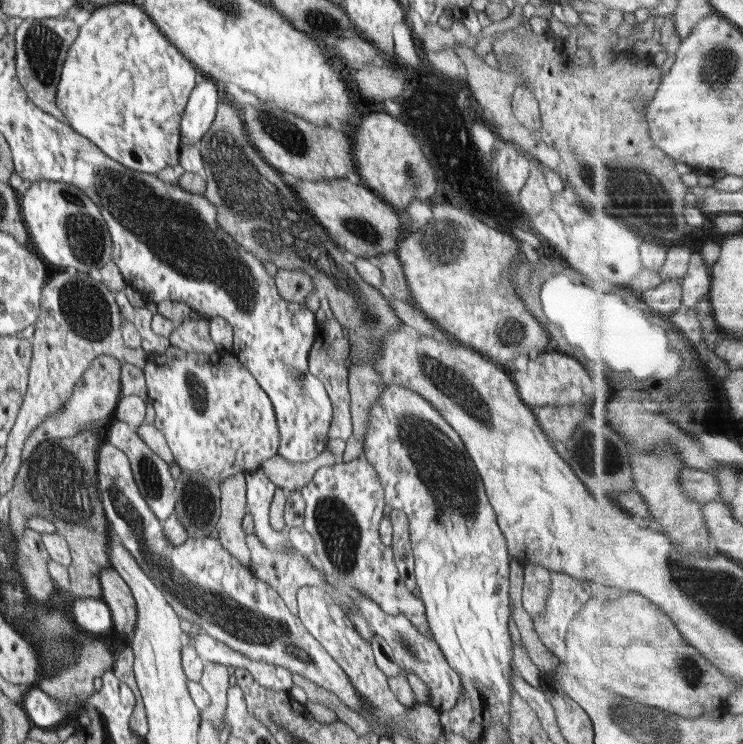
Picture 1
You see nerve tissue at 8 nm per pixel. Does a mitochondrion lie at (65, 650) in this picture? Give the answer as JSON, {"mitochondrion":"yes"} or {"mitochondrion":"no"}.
{"mitochondrion":"yes"}

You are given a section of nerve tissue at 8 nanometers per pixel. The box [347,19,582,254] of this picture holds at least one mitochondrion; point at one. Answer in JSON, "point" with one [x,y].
{"point":[453,151]}

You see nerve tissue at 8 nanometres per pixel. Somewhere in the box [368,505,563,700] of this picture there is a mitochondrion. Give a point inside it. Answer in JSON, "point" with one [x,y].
{"point":[404,640]}

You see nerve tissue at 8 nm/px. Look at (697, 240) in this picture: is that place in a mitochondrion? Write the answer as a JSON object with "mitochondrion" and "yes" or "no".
{"mitochondrion":"no"}

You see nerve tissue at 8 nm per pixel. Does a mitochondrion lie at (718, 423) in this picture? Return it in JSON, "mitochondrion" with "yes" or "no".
{"mitochondrion":"no"}

